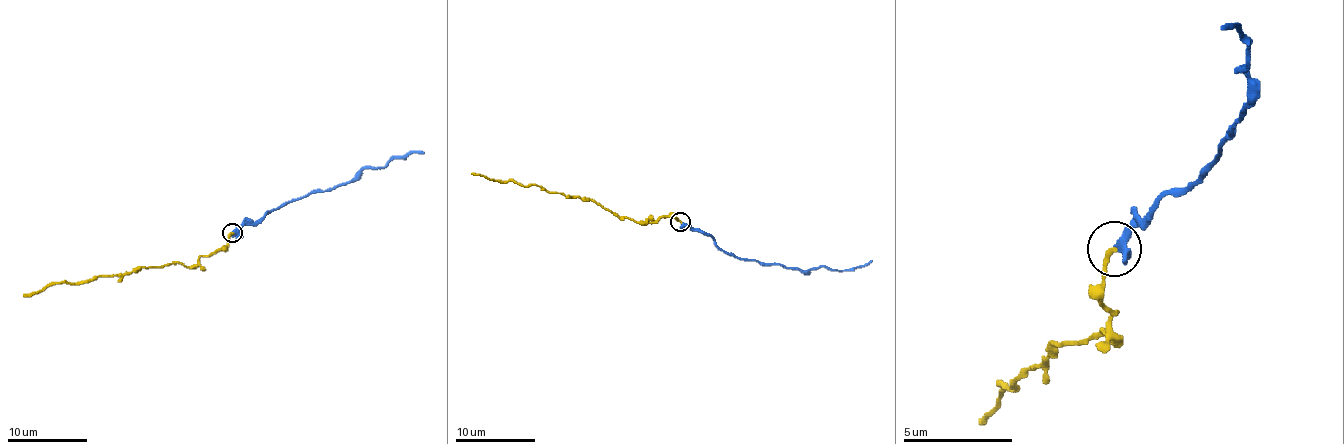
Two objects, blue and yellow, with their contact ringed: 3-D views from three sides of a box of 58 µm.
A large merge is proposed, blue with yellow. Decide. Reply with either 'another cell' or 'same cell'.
another cell

